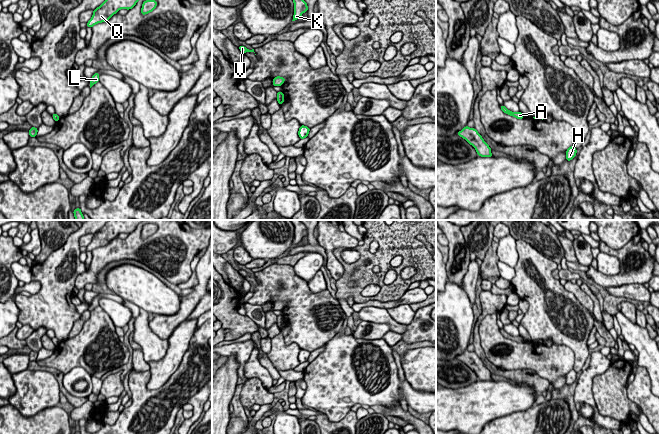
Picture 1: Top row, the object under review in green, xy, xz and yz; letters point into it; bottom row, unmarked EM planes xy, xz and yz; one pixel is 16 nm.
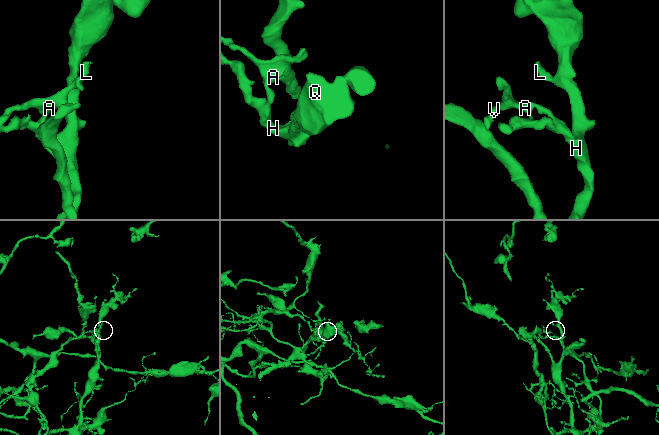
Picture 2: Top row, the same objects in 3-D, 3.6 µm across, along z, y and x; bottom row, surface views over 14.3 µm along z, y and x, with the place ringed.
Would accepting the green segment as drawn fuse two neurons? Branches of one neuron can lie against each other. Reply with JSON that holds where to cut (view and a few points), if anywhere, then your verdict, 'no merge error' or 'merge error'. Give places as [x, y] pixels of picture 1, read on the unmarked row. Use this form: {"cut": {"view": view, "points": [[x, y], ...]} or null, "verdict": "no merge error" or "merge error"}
{"cut": {"view": "xz", "points": [[277, 321], [283, 325]]}, "verdict": "merge error"}

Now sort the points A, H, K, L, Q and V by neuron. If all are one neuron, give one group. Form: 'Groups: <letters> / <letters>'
Groups: A V / H K L Q

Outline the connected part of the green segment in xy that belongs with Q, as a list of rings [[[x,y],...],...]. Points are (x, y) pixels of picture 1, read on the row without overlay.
[[[109,220],[99,231],[93,234],[91,243],[86,251],[108,245],[120,233],[132,233],[139,223],[144,220]]]

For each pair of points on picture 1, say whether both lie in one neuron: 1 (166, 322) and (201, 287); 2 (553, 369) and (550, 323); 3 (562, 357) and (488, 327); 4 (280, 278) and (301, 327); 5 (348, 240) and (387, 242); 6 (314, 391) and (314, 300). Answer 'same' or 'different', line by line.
1: same
2: different
3: same
4: same
5: different
6: different

